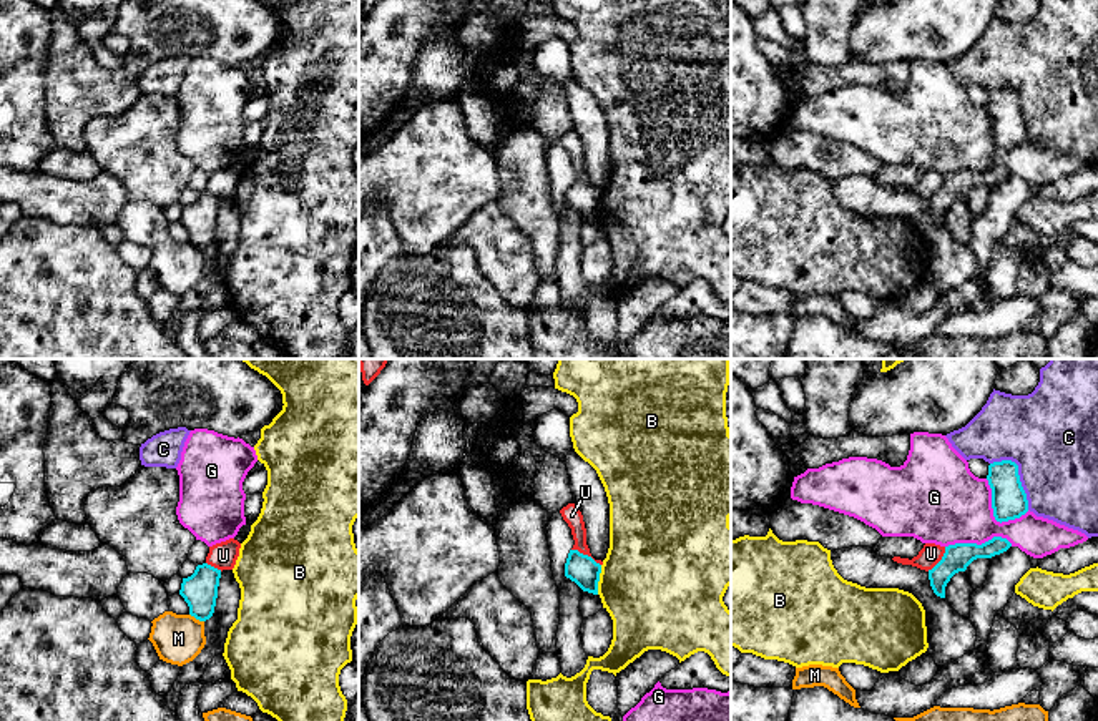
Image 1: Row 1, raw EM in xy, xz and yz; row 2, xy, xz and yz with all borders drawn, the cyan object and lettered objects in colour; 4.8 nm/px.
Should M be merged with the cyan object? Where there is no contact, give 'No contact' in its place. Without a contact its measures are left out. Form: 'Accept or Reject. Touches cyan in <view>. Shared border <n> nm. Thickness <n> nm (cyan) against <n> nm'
Reject. Touches cyan in xy. Shared border 80 nm. Thickness 170 nm (cyan) against 240 nm

